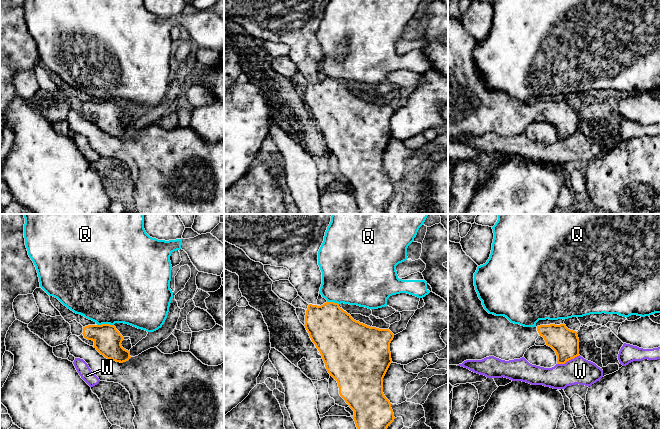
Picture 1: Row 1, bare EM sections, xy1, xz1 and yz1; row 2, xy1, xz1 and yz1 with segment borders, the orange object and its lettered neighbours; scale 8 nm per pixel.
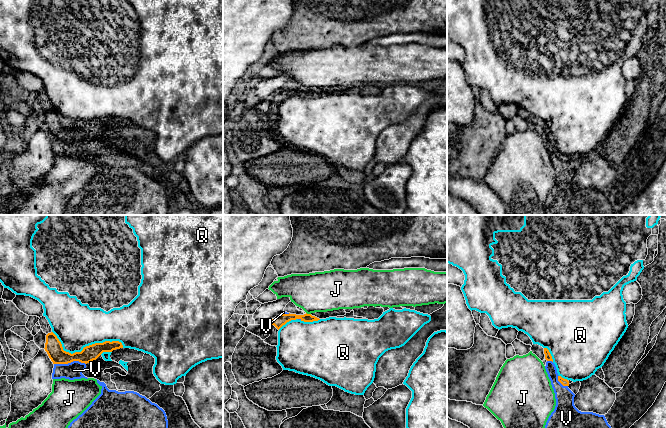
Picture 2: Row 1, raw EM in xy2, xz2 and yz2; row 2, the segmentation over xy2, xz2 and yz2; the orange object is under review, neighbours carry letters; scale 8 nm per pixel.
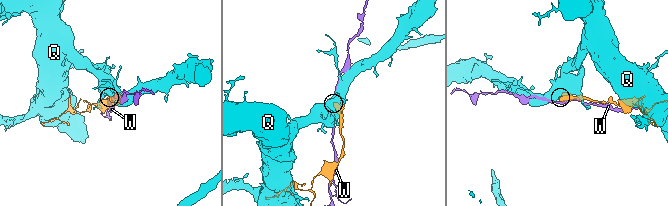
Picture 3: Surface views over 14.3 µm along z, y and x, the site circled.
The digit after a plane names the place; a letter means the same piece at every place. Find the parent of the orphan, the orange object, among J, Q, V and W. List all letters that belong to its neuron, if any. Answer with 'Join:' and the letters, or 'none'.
Join: none

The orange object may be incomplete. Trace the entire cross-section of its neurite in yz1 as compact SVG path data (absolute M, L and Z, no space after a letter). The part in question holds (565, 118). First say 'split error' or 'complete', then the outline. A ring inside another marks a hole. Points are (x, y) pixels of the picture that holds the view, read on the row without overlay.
split error | M448 16L448 141L459 141L466 136L482 136L489 132L505 137L520 135L535 121L539 111L555 127L557 140L565 140L579 132L577 108L568 105L564 99L524 103L511 99L504 92L489 90L475 66L474 49L477 43L460 19Z

